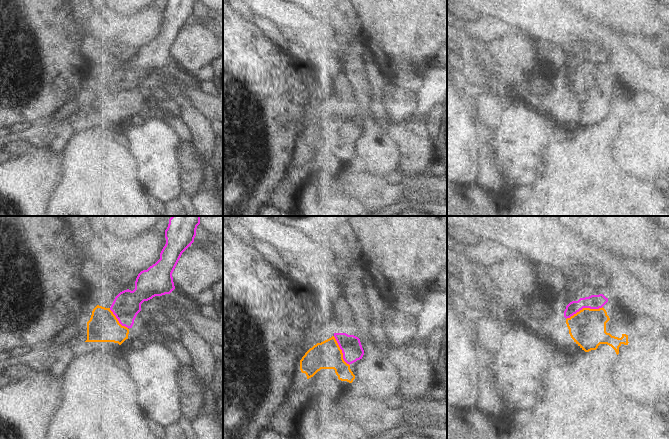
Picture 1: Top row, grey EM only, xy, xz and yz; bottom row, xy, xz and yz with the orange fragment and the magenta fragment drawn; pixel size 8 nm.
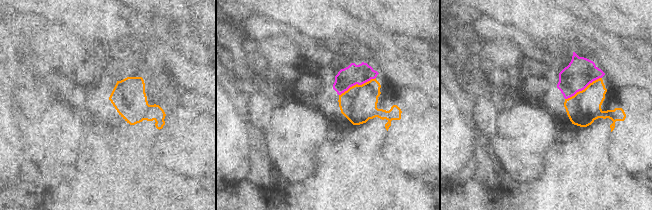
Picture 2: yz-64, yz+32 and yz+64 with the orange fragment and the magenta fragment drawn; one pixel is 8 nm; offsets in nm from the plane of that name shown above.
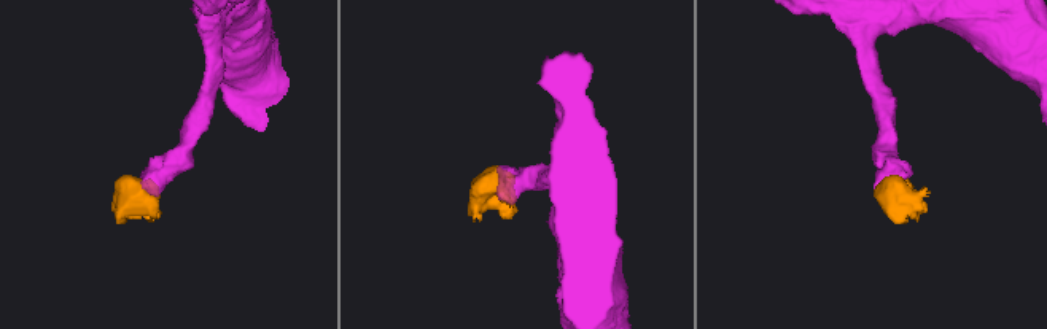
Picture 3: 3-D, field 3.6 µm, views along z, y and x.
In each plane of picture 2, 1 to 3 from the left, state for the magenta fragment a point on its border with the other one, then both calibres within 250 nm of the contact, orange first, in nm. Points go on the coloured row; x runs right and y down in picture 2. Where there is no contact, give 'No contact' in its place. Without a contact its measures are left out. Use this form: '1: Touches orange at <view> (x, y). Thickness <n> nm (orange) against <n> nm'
1: No contact
2: Touches orange at yz+32 (357, 84). Thickness 300 nm (orange) against 160 nm
3: Touches orange at yz+64 (584, 89). Thickness 260 nm (orange) against 240 nm

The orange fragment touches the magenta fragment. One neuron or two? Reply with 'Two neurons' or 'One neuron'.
One neuron

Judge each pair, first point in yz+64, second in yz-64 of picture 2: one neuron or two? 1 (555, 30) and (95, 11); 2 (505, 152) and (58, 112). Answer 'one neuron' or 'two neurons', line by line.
1: one neuron
2: one neuron

